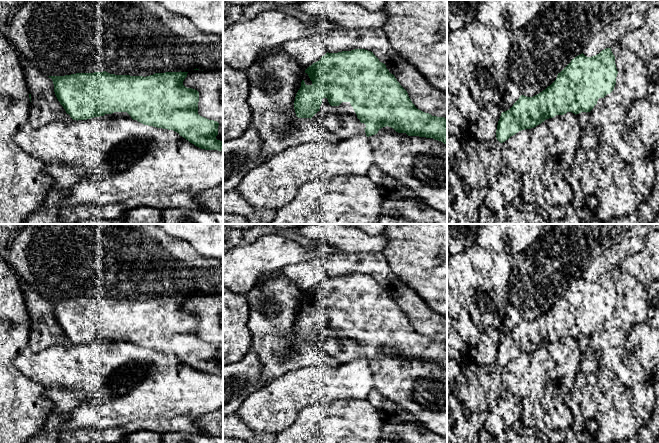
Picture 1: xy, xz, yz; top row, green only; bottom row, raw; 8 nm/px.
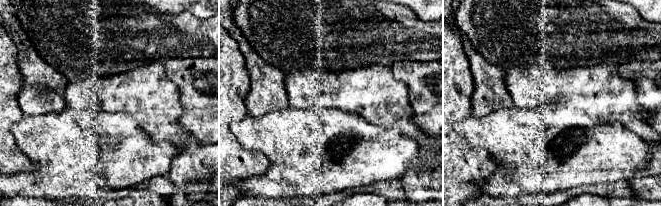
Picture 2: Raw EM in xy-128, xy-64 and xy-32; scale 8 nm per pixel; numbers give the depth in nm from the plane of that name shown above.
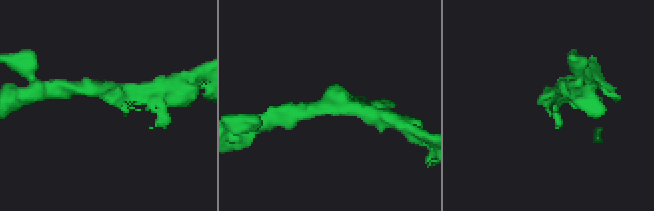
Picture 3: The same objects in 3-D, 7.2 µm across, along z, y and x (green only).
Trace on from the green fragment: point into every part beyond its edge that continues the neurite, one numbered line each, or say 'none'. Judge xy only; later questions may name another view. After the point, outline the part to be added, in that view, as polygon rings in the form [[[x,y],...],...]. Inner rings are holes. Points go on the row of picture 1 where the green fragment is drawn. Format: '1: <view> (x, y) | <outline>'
1: xy (116, 114) | [[[114,112],[112,114],[105,114],[104,116],[110,116],[112,118],[126,118],[133,120],[127,112]]]

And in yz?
1: yz (549, 121) | [[[556,115],[553,118],[546,119],[544,122],[542,122],[542,124],[550,125],[550,124],[554,123],[556,120],[558,120],[558,118],[560,116],[562,116],[562,115]]]

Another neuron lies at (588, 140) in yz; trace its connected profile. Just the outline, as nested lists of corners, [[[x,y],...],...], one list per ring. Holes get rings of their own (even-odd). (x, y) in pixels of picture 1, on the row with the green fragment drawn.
[[[582,112],[579,120],[581,128],[579,148],[585,151],[594,148],[599,143],[596,134],[588,121],[588,116],[589,115],[586,112]]]

